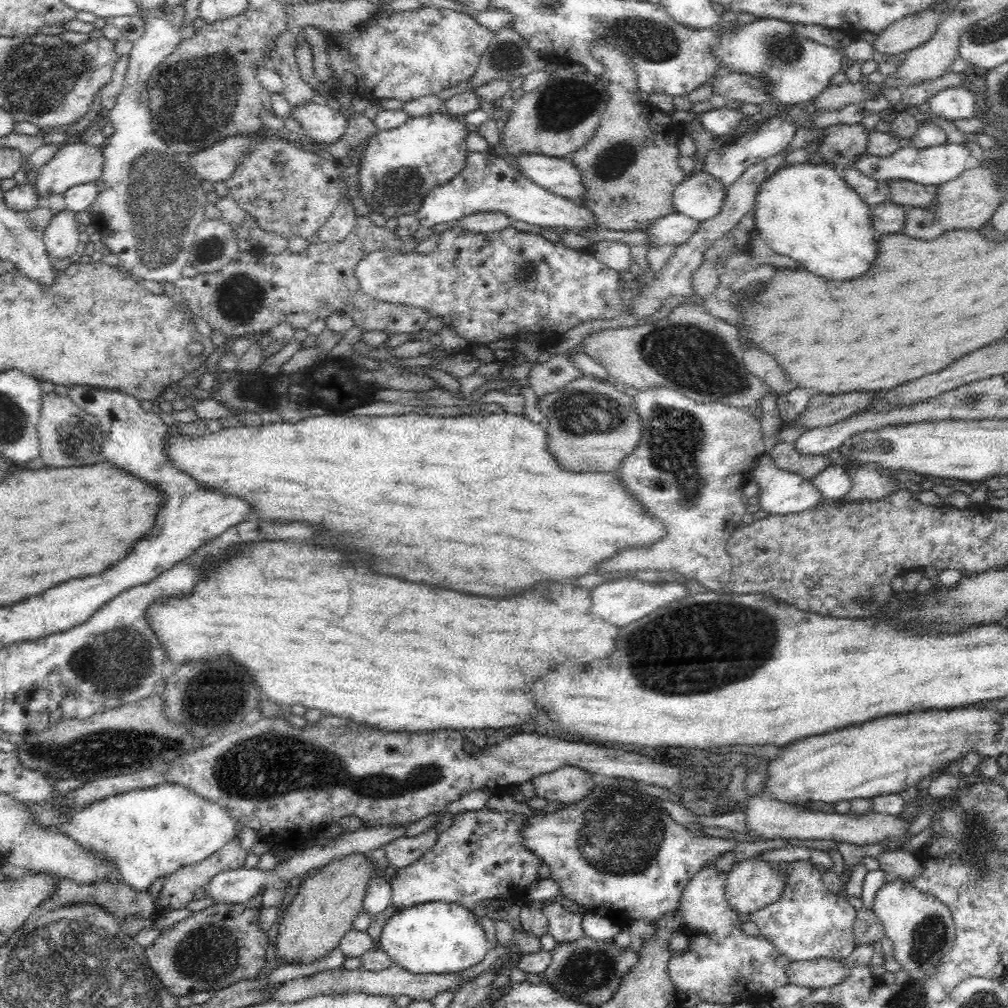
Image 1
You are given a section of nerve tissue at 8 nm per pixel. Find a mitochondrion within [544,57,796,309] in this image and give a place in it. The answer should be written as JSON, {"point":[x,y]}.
{"point":[614,162]}

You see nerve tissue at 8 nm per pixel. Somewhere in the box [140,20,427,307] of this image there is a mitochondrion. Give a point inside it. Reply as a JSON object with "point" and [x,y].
{"point":[181,123]}

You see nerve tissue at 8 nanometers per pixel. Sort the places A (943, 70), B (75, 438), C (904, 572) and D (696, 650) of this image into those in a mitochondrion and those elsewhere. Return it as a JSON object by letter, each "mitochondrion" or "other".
{"A":"other","B":"mitochondrion","C":"other","D":"mitochondrion"}

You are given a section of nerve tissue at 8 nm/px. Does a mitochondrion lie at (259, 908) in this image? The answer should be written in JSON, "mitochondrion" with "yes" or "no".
{"mitochondrion":"no"}

